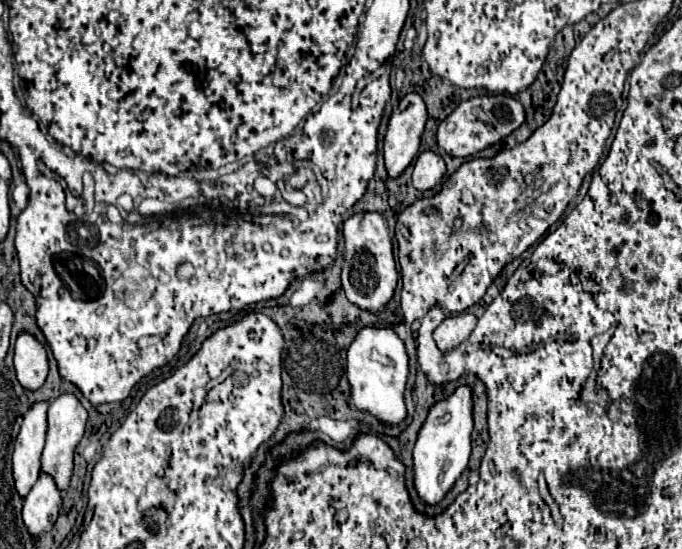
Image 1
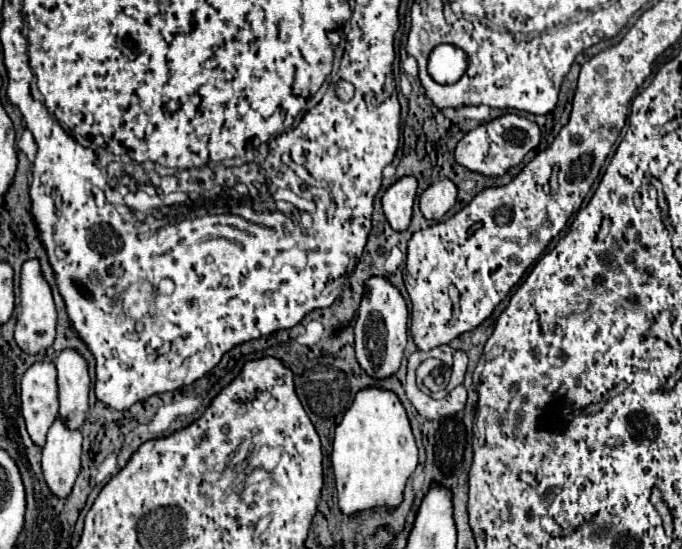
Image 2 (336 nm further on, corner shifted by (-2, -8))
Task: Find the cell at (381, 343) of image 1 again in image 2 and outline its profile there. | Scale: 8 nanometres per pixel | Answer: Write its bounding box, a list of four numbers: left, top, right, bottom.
[330,386,418,514]

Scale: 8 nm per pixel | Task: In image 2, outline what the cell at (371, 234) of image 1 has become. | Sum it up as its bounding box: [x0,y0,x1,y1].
[354,276,408,378]

